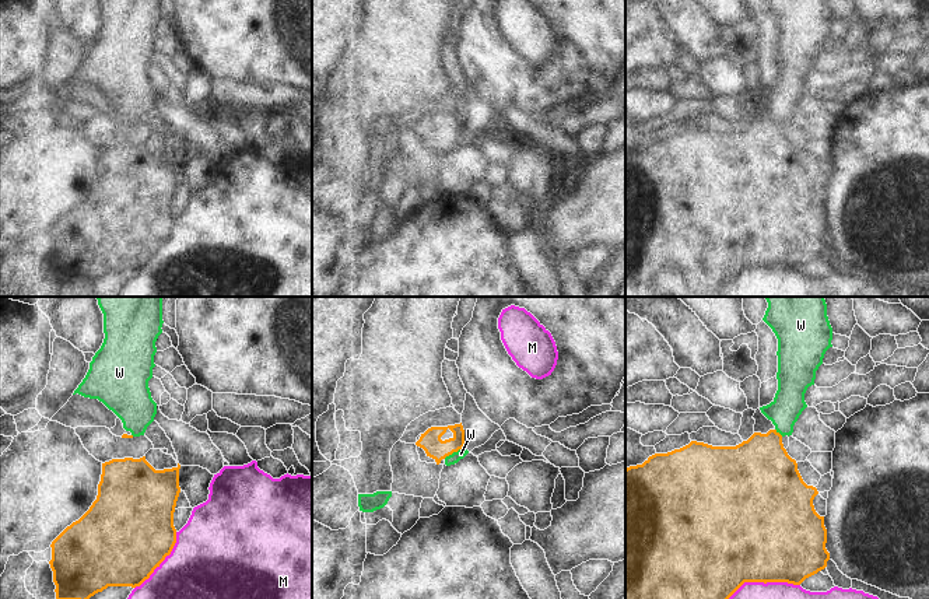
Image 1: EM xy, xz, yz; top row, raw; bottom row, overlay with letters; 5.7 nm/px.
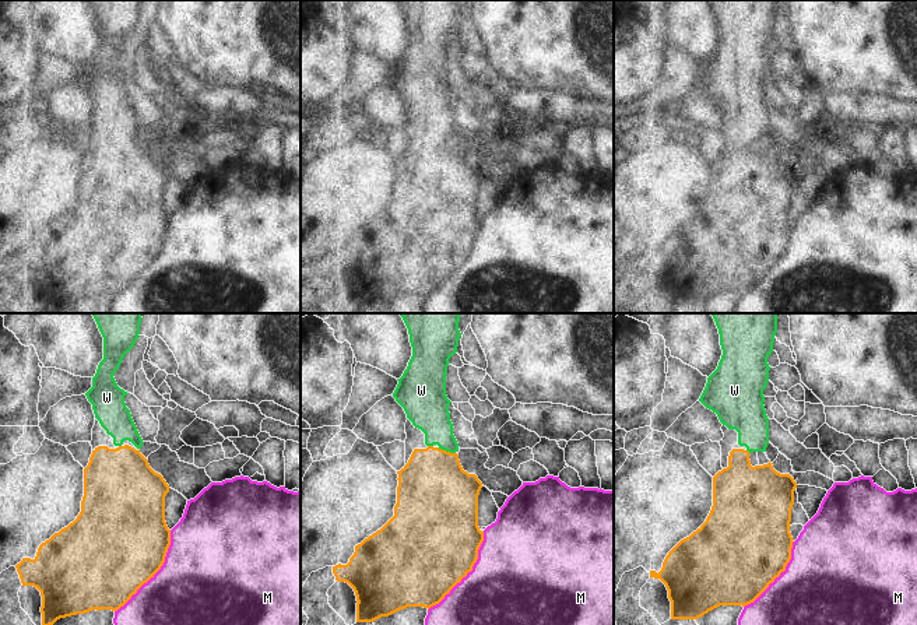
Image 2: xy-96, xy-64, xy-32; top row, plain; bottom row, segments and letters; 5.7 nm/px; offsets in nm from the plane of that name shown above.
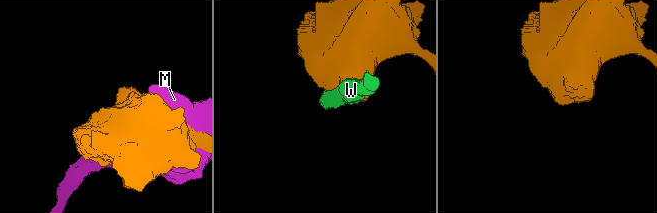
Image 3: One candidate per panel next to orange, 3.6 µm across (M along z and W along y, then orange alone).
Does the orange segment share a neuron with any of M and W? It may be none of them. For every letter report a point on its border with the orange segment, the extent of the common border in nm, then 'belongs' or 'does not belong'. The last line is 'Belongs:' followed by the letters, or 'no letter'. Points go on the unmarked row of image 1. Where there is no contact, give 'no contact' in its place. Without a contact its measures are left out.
M: meets orange in yz at (759, 268); contact 480 nm long; does not belong
W: meets orange in xz at (454, 137); contact 140 nm long; belongs
Belongs: W

